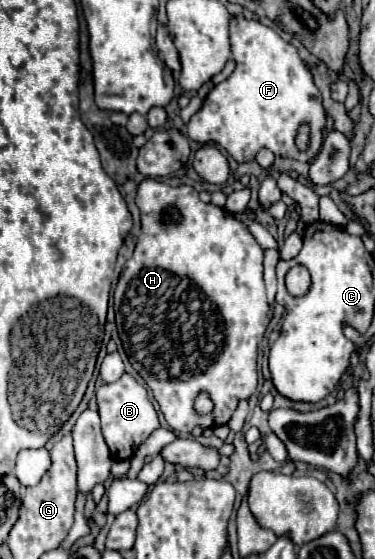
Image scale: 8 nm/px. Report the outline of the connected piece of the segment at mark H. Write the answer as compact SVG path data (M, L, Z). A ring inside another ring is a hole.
M147 178L139 184L139 190L137 190L137 198L135 198L139 210L141 210L141 236L139 236L139 242L135 246L135 252L133 256L125 262L123 266L123 272L119 276L119 282L117 282L117 288L115 288L115 294L113 294L113 302L115 302L115 316L117 316L117 328L119 328L119 338L123 342L123 348L125 348L125 354L129 356L129 362L131 366L139 372L139 376L147 382L147 386L153 390L153 396L155 400L159 402L161 406L161 412L165 416L165 420L169 422L169 426L173 430L177 430L179 434L189 434L197 424L205 426L205 428L213 428L213 426L221 426L221 424L227 424L231 414L235 412L237 408L237 402L241 398L249 398L255 390L257 390L257 348L259 348L259 342L265 334L265 328L267 328L267 322L269 322L269 312L271 308L267 306L267 298L265 298L265 282L263 282L263 250L261 246L255 242L253 234L249 232L249 228L237 220L235 216L229 216L225 208L219 208L215 204L205 204L199 200L199 194L191 188L191 186L169 186L165 182L157 182L153 178ZM177 210L179 214L179 220L177 222L169 222L169 226L161 220L161 214L165 212L173 212ZM199 392L207 392L209 398L215 402L215 408L213 412L209 414L199 414L193 404L195 404L195 398L199 396Z

